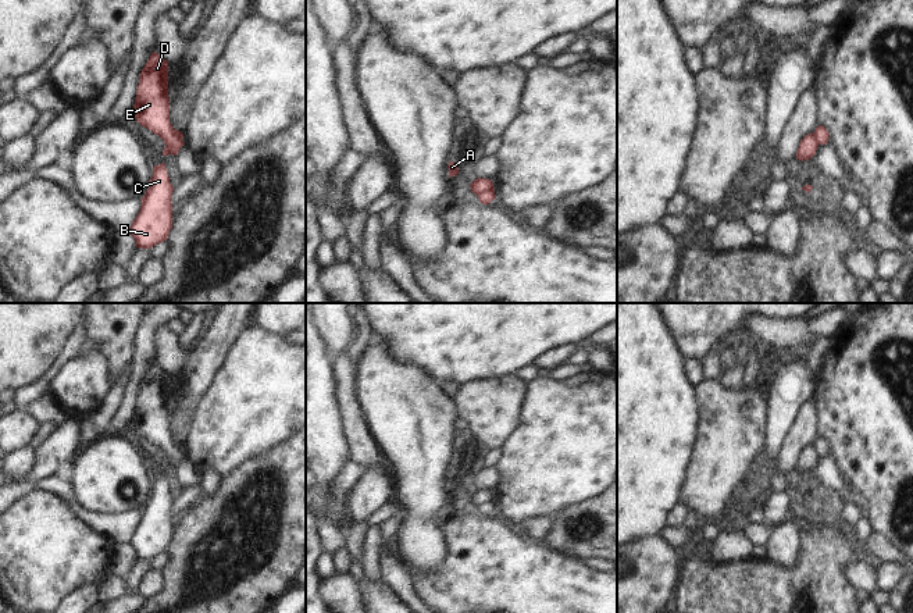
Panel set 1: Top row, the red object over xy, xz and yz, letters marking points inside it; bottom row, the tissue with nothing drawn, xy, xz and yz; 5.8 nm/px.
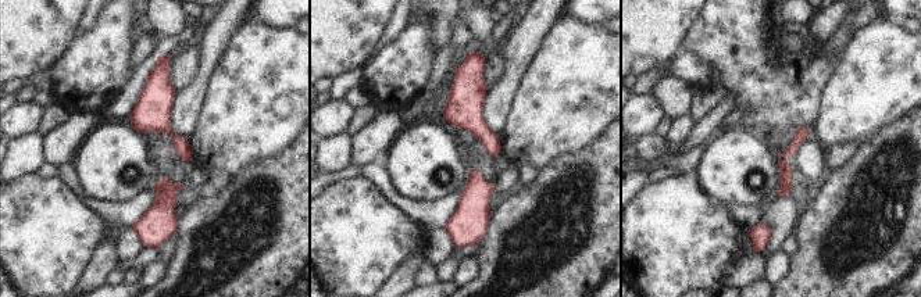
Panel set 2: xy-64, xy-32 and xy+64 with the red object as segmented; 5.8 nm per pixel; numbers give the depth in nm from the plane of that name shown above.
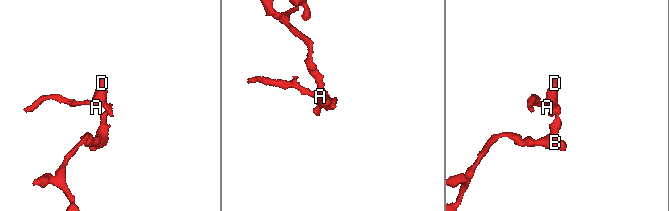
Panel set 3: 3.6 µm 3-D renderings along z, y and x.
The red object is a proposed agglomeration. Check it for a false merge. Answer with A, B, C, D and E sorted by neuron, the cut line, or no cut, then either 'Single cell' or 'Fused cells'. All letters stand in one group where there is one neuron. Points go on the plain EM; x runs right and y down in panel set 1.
Groups: A D E / B C. Split along xz (492, 499), (478, 506). Fused cells.

